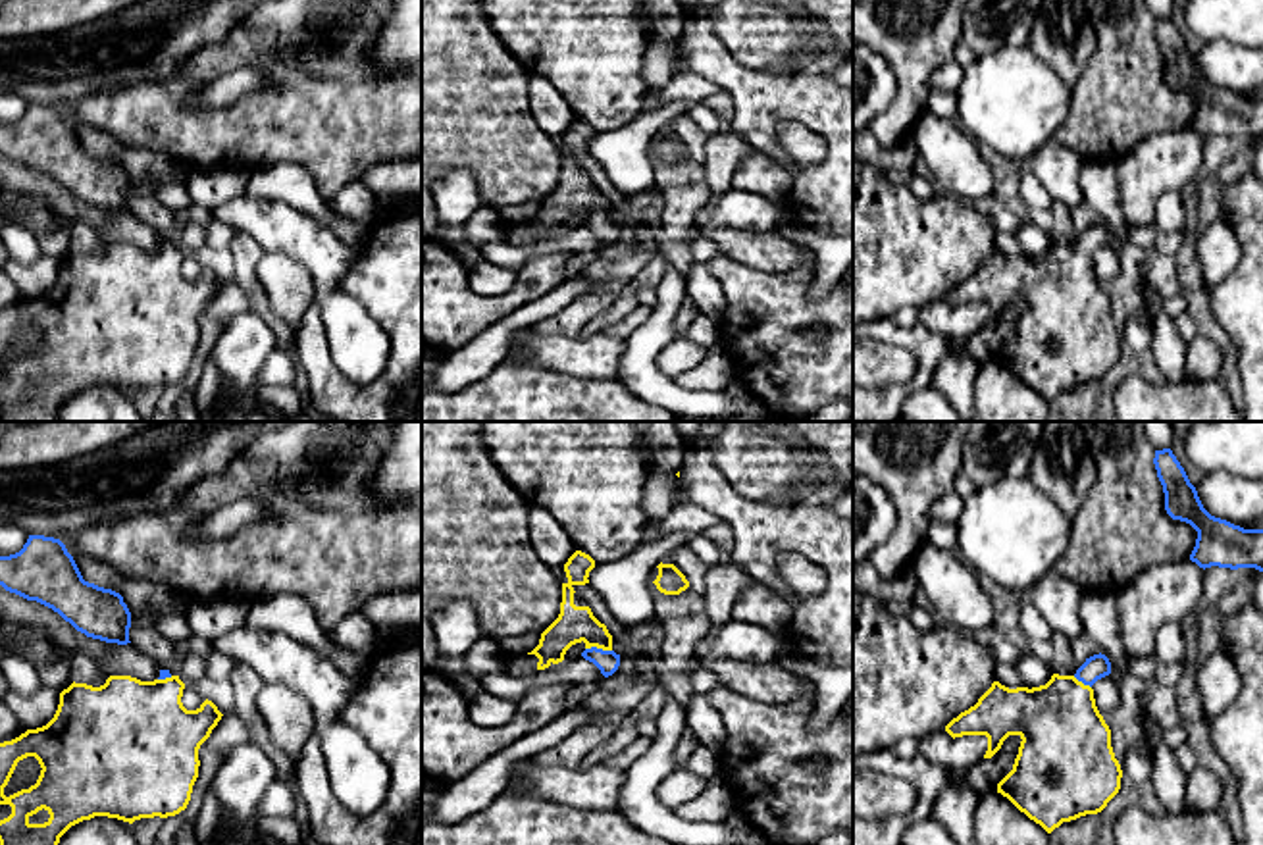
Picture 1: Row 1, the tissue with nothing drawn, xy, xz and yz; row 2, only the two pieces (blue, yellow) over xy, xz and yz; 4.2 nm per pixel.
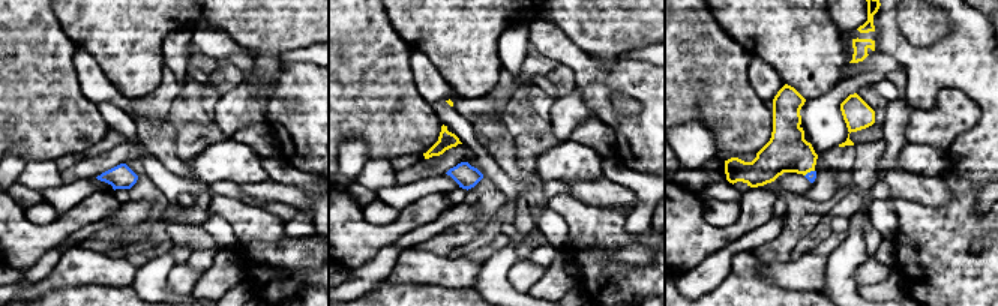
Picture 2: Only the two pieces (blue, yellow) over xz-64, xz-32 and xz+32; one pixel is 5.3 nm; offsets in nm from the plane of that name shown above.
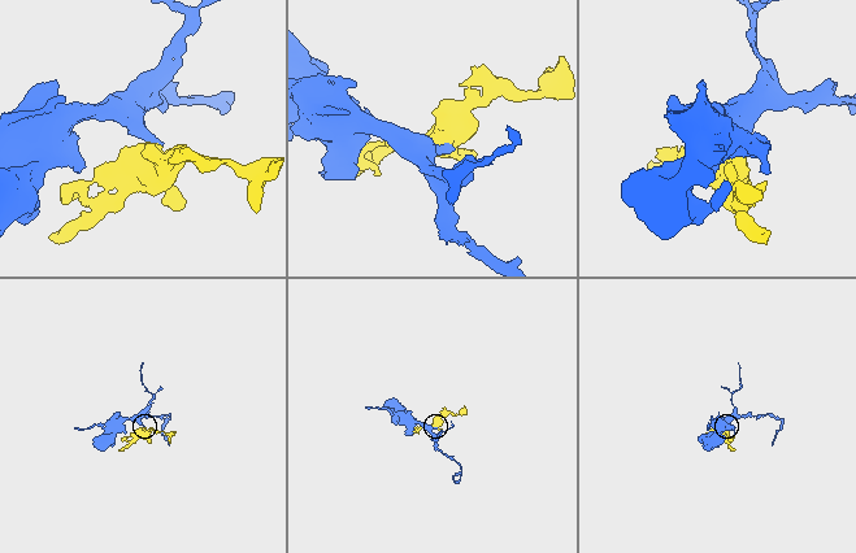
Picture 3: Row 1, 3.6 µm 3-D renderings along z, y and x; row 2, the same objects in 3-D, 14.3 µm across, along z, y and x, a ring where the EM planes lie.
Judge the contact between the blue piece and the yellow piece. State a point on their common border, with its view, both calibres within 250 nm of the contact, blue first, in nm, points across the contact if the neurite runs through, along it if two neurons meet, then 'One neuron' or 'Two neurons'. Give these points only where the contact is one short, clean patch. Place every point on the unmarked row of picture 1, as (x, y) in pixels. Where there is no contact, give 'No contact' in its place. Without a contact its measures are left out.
Touches blue at xz (599, 218). Thickness 100 nm (blue) against 160 nm. Path across: xz (607, 230), (599, 218), (574, 193). One neuron

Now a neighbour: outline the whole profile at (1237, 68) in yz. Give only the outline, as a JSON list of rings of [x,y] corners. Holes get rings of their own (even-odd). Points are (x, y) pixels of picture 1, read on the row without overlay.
[[[1213,40],[1205,42],[1196,60],[1203,77],[1215,87],[1234,94],[1263,87],[1263,48]]]

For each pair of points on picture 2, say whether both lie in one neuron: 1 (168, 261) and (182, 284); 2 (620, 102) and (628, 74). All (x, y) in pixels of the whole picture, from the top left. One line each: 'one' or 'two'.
1: two
2: two

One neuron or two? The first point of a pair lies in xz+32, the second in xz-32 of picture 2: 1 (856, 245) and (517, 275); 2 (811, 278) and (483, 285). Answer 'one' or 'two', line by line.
1: two
2: two

